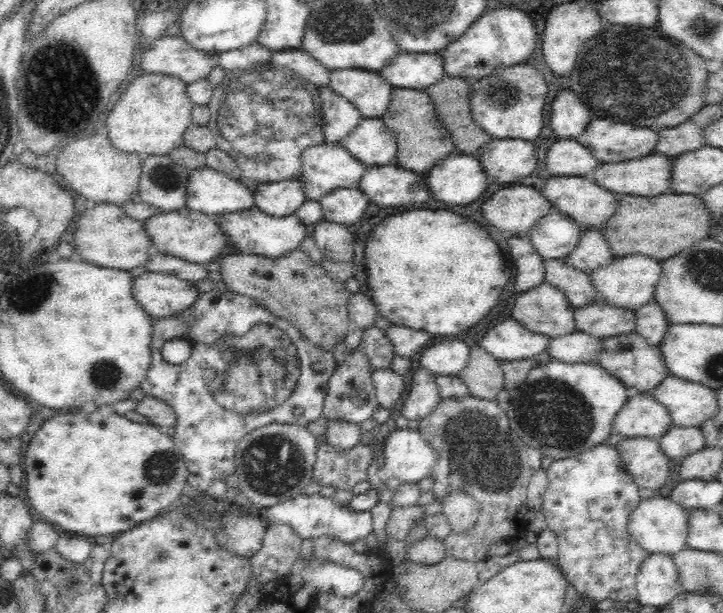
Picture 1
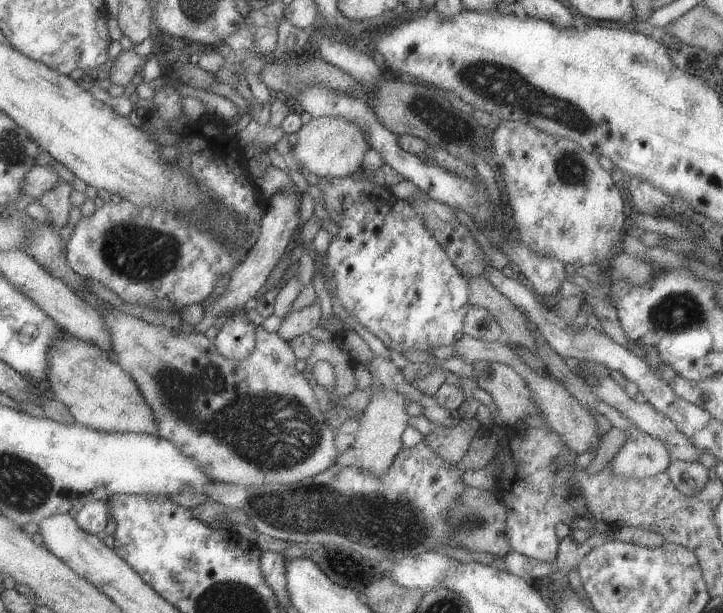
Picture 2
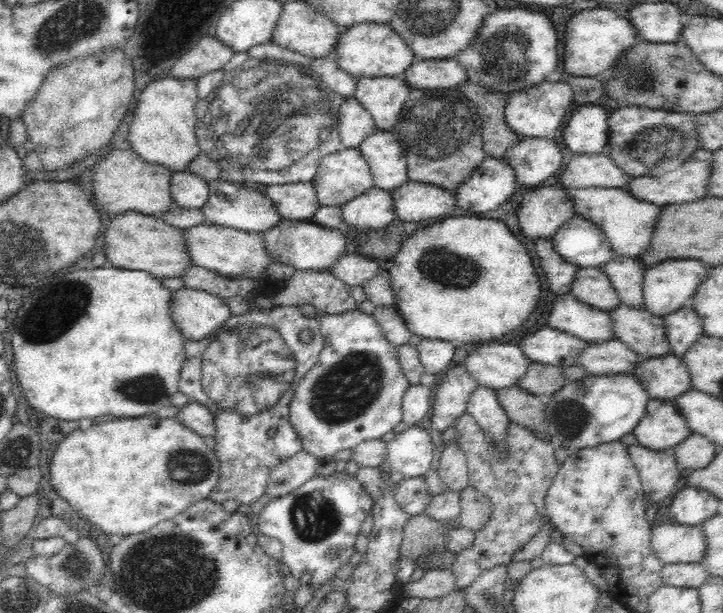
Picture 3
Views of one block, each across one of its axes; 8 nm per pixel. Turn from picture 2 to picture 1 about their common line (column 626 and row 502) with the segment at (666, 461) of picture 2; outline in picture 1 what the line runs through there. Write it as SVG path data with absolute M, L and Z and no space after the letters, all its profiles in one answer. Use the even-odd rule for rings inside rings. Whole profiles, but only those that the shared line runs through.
M452 492L440 502L442 502L442 514L452 526L452 536L466 534L470 528L476 528L476 524L480 522L482 508L474 502L472 496L464 492Z

